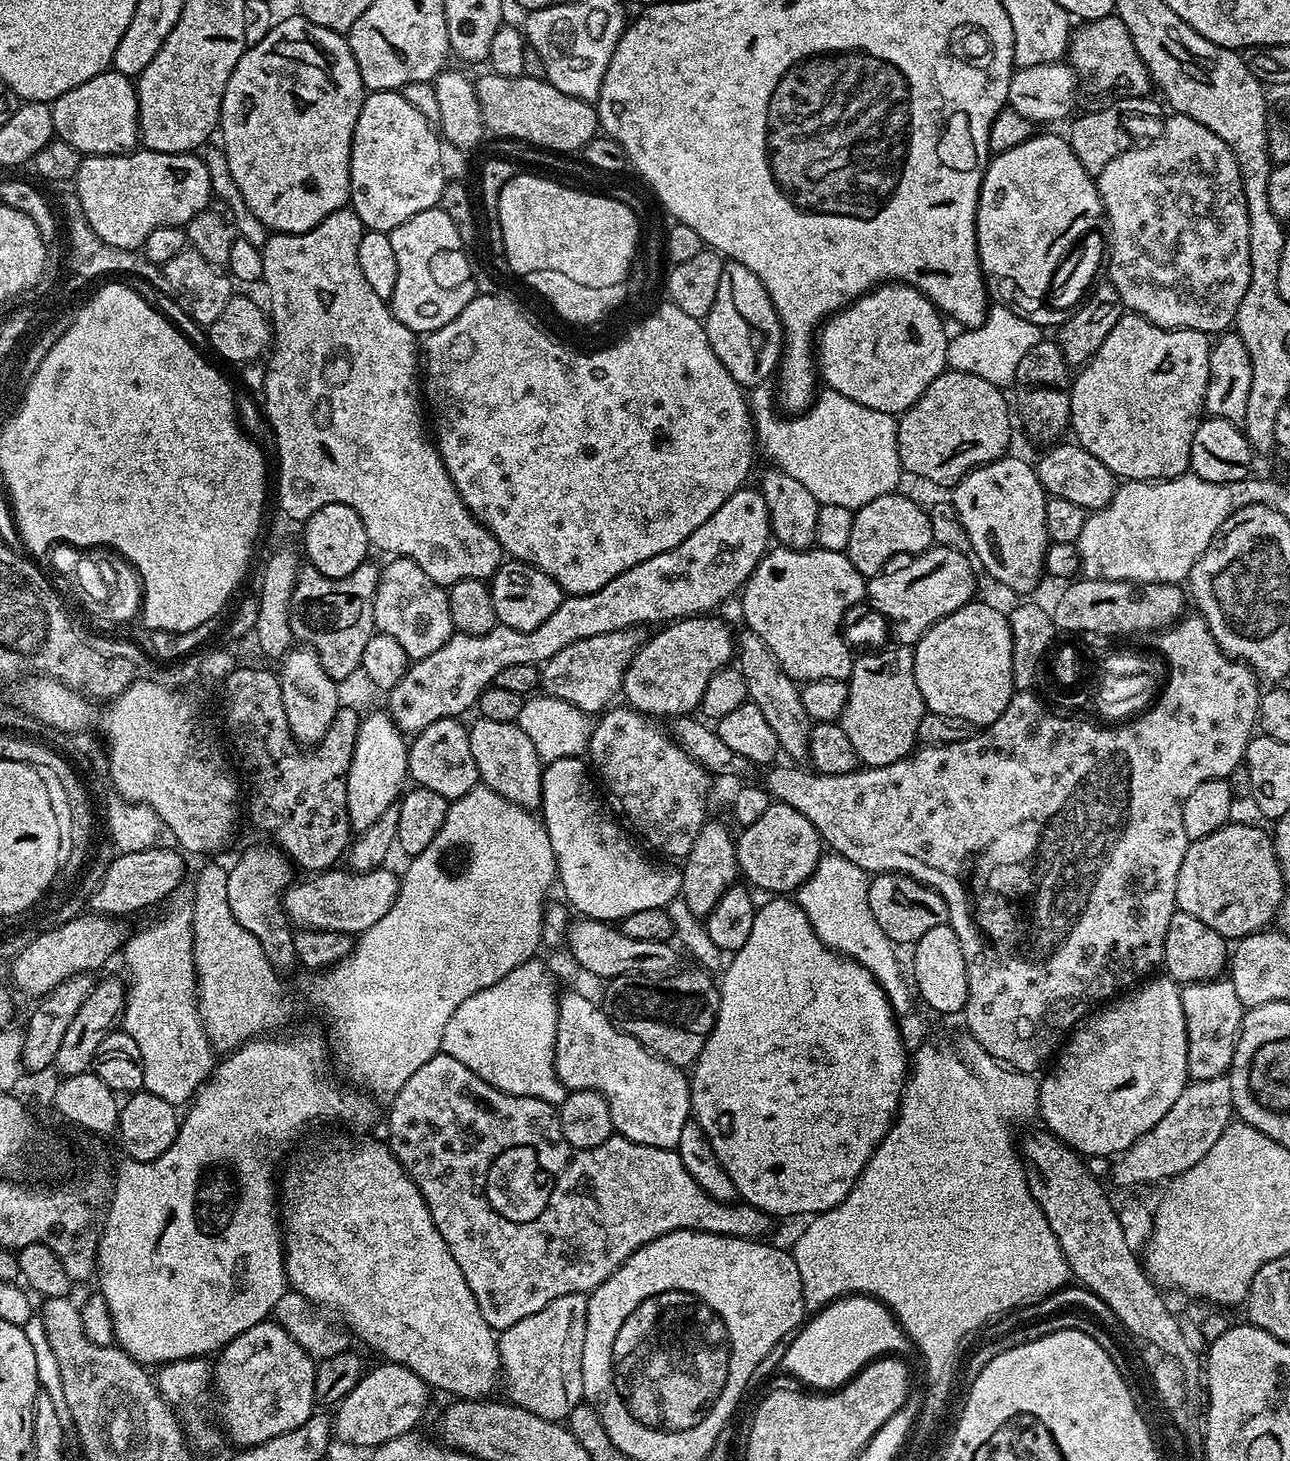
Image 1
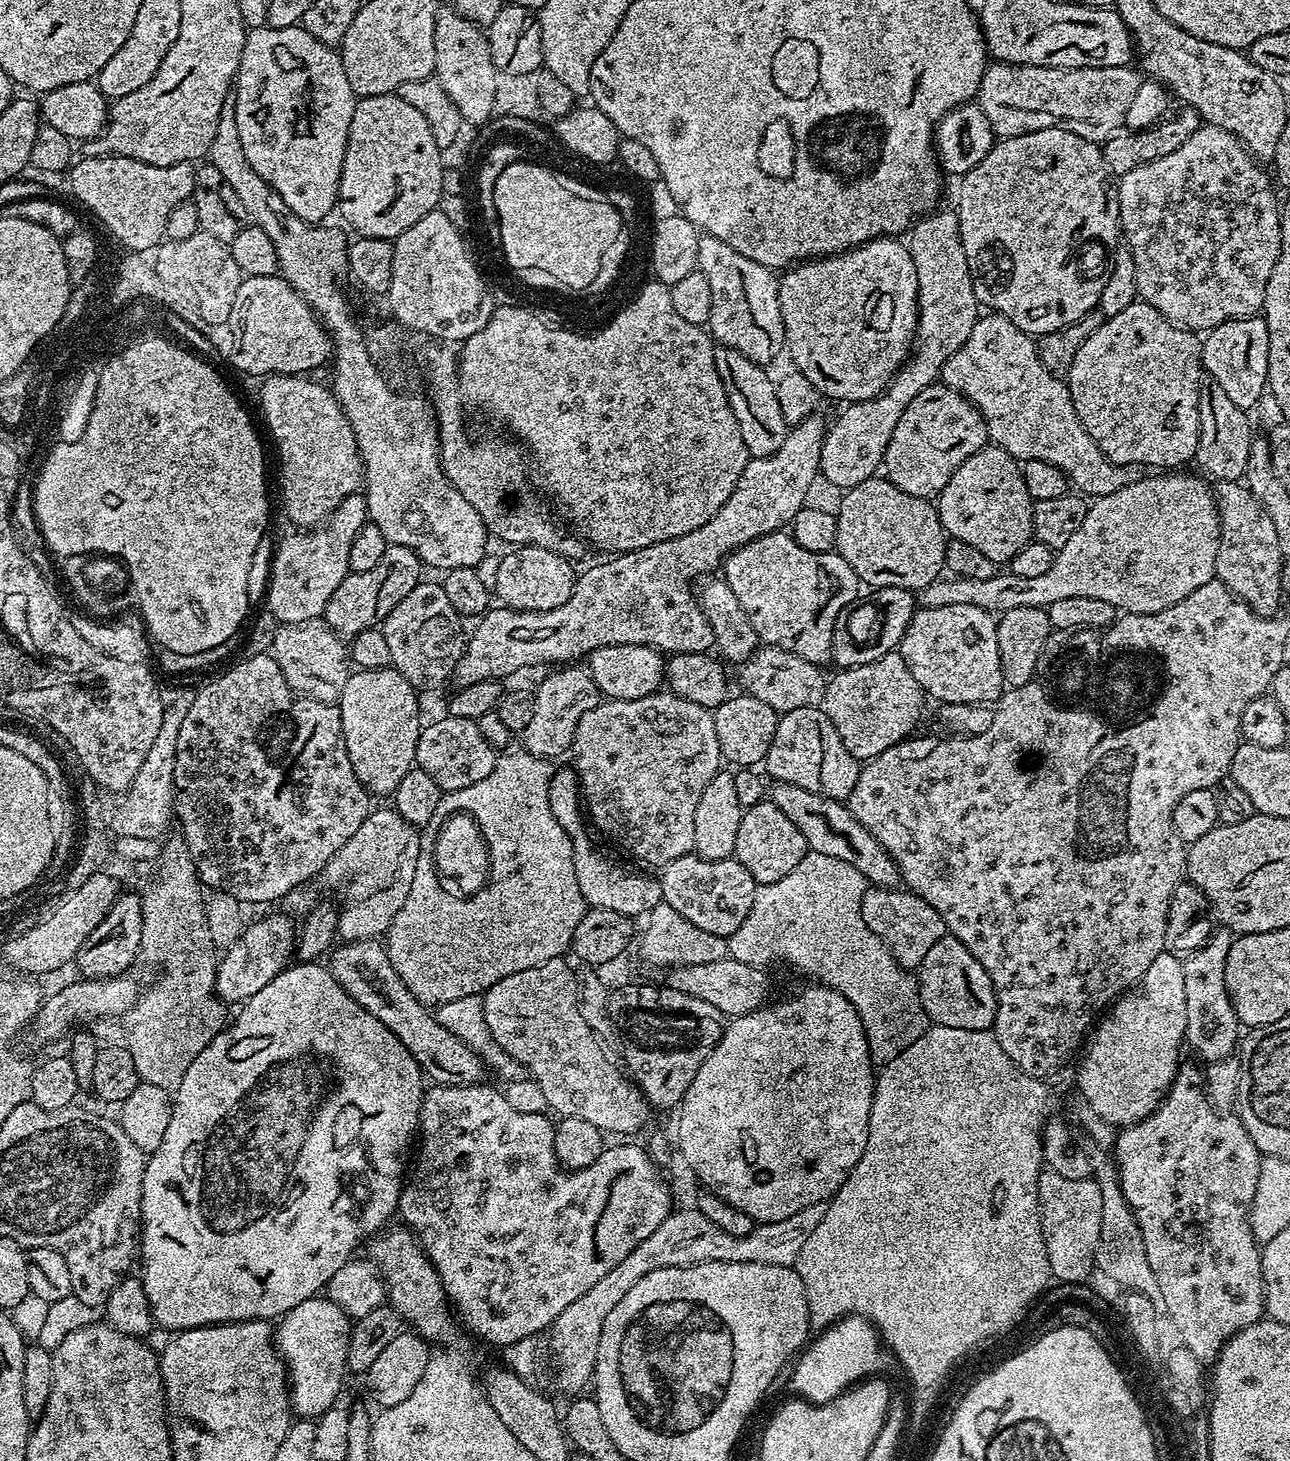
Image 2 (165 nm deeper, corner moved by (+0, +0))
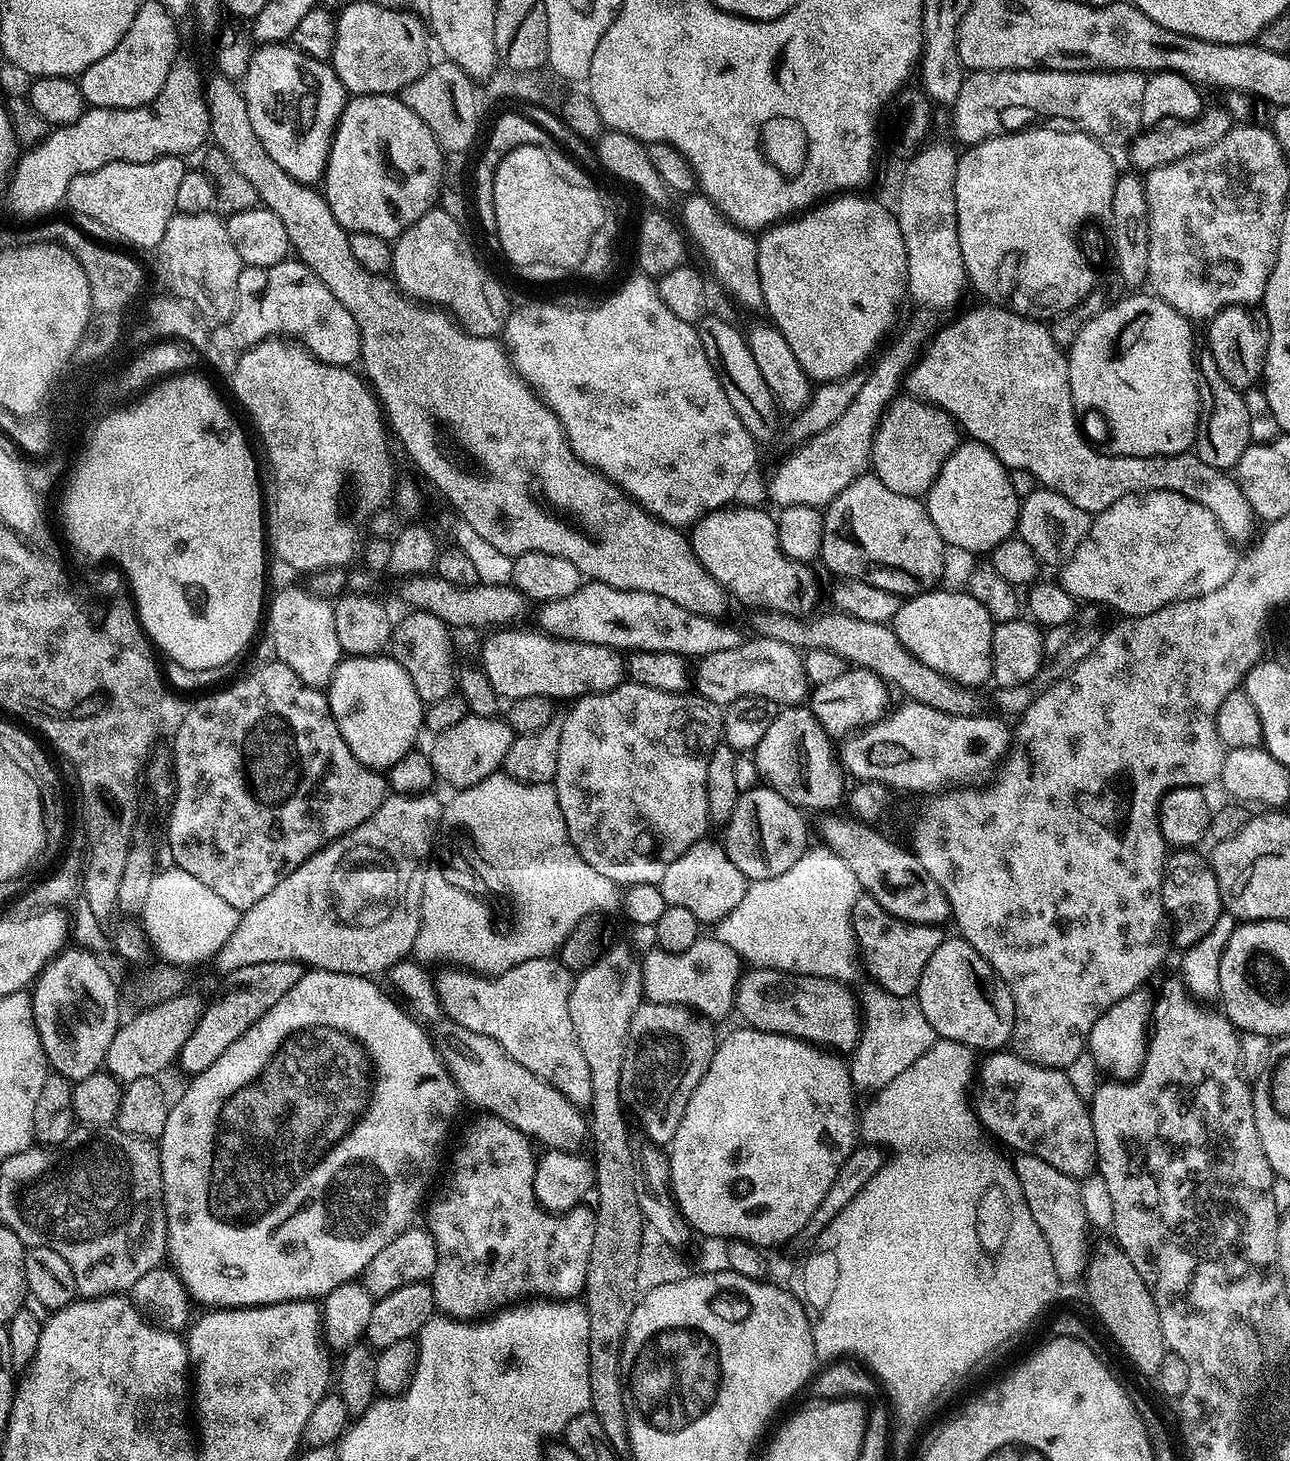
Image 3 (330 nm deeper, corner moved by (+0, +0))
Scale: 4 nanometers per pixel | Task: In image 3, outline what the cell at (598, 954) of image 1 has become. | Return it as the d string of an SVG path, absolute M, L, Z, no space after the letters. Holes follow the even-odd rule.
M753 967L748 971L741 975L735 1002L735 1011L740 1012L747 1027L795 1036L836 1054L848 1054L855 1049L862 1031L862 1004L845 981L799 976L773 968Z

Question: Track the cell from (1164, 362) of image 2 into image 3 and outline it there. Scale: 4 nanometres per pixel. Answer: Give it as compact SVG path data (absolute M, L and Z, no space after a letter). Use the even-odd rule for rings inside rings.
M1155 294L1148 296L1125 295L1116 304L1112 304L1096 318L1090 318L1086 326L1082 326L1082 334L1074 338L1074 342L1067 349L1068 373L1070 374L1070 394L1077 409L1097 408L1108 419L1108 428L1112 431L1111 451L1118 456L1177 456L1180 452L1187 452L1196 443L1196 434L1200 430L1200 386L1198 383L1198 356L1192 353L1192 328L1188 317L1178 314L1174 306L1160 299Z

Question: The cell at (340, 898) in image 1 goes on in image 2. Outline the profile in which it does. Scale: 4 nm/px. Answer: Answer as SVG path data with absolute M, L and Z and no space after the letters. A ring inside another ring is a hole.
M276 912L273 916L264 916L247 925L240 933L239 940L227 949L228 952L219 957L216 965L216 995L225 1005L243 1005L266 982L270 982L285 968L289 967L290 957L294 952L294 945L298 939L297 929L292 929L292 920L282 913Z

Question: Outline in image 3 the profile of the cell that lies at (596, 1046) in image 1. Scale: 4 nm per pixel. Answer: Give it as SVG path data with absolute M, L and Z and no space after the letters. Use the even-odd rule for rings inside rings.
M534 958L500 976L481 976L460 966L448 970L435 973L434 983L443 1015L451 1023L494 1038L518 1066L538 1074L572 1104L591 1105L590 1066L586 1066L582 1046L578 1046L578 1034L574 1034L568 1009L574 976L559 959Z

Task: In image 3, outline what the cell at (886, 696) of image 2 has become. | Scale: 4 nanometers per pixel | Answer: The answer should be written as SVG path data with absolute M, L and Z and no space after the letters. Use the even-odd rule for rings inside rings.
M852 666L841 670L838 678L833 678L823 686L812 688L810 707L814 718L818 718L822 730L826 730L828 736L843 738L851 736L861 728L867 728L869 724L878 722L886 715L890 708L888 692L890 693L889 685L878 679L874 673L866 668Z

